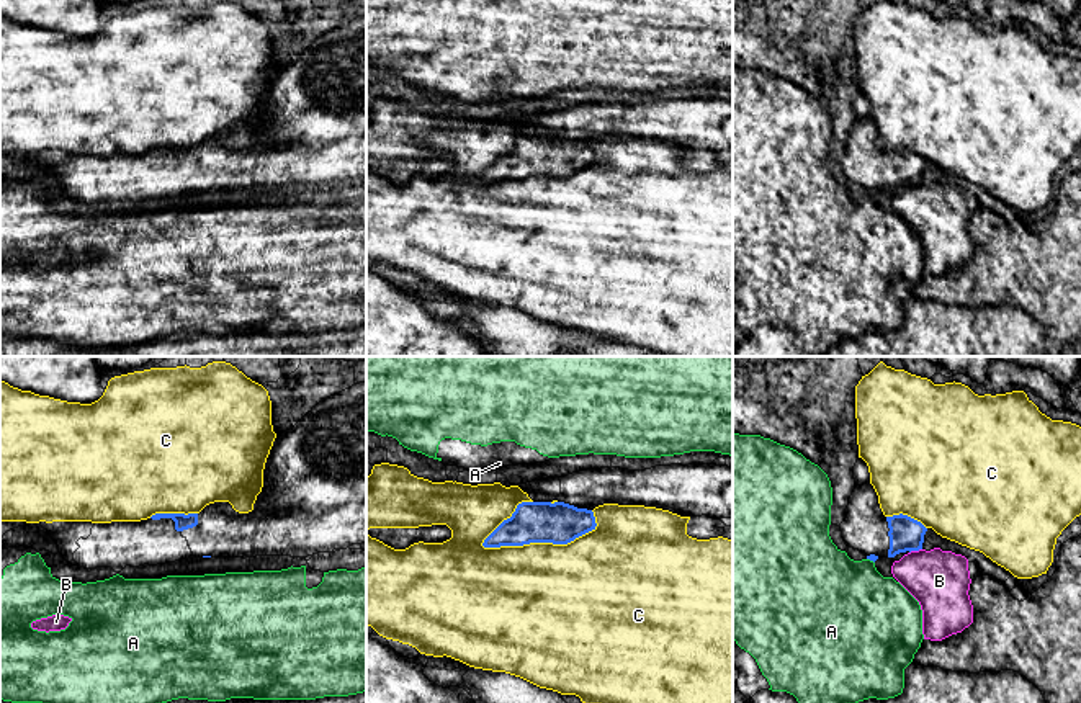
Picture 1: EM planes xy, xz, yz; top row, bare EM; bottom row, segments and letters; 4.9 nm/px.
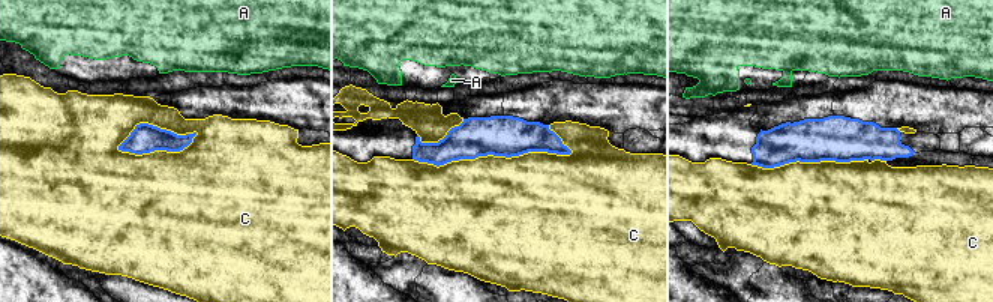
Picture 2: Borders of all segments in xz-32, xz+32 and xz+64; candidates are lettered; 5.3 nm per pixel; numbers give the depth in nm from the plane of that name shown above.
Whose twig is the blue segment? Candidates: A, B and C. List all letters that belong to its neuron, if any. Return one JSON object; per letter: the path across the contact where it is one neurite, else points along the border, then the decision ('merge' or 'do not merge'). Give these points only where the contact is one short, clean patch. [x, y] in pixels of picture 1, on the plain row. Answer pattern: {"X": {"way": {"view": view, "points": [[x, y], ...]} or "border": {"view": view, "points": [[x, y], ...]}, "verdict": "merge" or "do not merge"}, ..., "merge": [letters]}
{"A": {"border": {"view": "yz", "points": [[867, 192], [874, 197]]}, "verdict": "do not merge"}, "B": {"verdict": "do not merge"}, "C": {"verdict": "do not merge"}, "merge": []}

